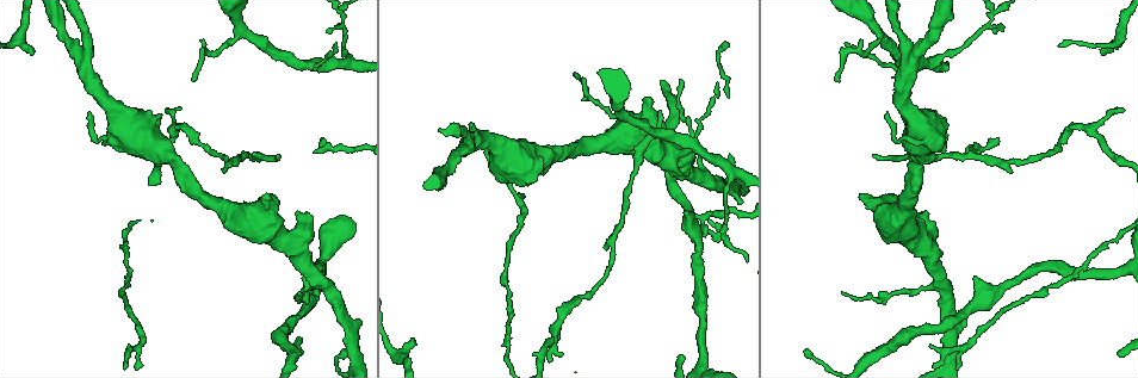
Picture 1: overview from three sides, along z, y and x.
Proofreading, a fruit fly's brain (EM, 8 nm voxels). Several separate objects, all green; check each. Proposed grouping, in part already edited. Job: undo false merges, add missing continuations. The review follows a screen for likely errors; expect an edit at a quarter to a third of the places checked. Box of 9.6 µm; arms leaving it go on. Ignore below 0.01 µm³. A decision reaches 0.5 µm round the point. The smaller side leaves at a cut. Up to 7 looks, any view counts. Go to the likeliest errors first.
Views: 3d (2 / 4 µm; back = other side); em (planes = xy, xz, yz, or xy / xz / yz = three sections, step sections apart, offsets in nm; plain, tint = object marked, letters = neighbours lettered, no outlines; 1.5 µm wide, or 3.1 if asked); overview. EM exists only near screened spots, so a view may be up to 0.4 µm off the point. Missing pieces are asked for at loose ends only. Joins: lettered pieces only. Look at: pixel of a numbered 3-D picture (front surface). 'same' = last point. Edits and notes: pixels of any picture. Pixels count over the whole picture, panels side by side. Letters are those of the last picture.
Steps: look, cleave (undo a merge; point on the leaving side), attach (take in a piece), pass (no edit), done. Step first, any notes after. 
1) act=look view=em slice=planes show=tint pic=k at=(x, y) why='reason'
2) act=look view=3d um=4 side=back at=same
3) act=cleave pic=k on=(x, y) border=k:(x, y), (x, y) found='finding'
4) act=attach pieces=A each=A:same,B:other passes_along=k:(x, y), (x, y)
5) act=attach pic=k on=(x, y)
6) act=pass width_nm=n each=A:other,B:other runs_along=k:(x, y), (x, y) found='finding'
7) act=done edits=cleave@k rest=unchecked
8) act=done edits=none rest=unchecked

act=look view=em slice=xz step=8 show=plain pic=1 at=(923, 212) why='thick end'

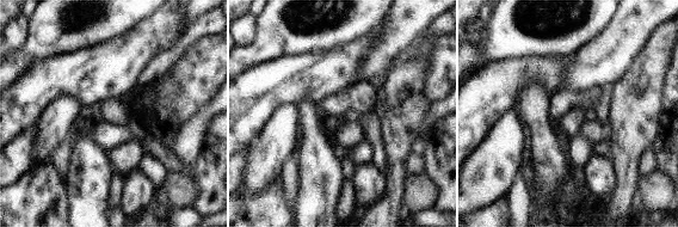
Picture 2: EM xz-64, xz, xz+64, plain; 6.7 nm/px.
act=look view=em slice=xz step=8 show=tint at=same

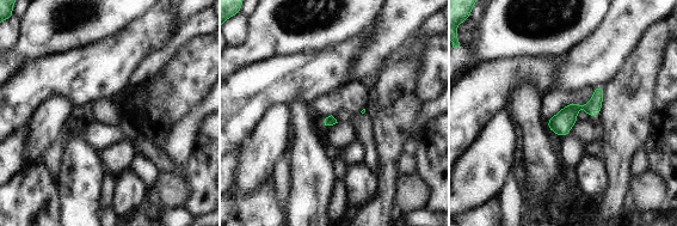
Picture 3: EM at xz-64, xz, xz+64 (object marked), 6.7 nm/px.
act=look view=em slice=xz step=8 show=letters at=same

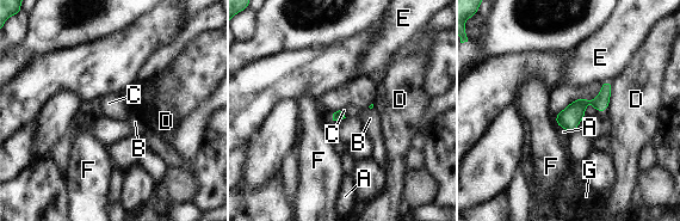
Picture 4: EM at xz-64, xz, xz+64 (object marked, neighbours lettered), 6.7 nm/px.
act=attach pieces=B each=A:other,B:same,C:other,D:other,E:other,F:other,G:other found='the cell continues'

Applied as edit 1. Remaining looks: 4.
act=look view=3d um=4 pic=1 at=(680, 82) why='end of a long branch'

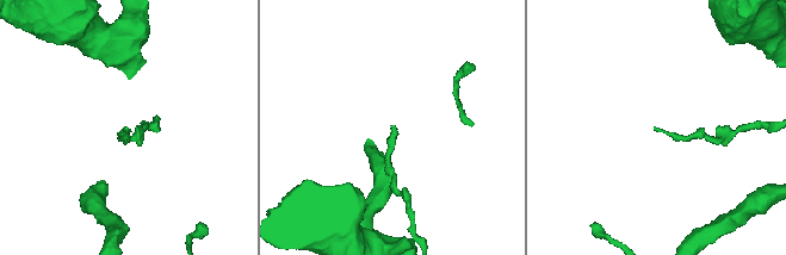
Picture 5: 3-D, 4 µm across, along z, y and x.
act=look view=em slice=planes show=letters pic=5 at=(127, 127) why='now the EM'

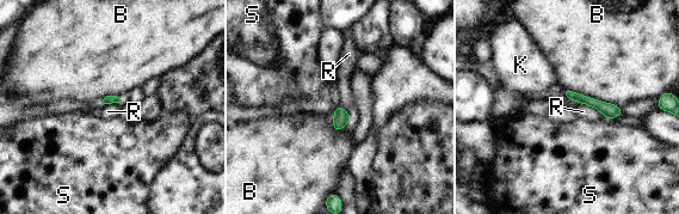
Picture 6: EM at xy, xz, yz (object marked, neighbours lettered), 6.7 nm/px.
act=pass each=B:other,K:other,R:other,S:other border=6:(563, 87), (611, 102), (619, 108) found='none of them fits'

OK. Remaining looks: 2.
act=look view=3d um=2 pic=1 at=(327, 31) why='free end'

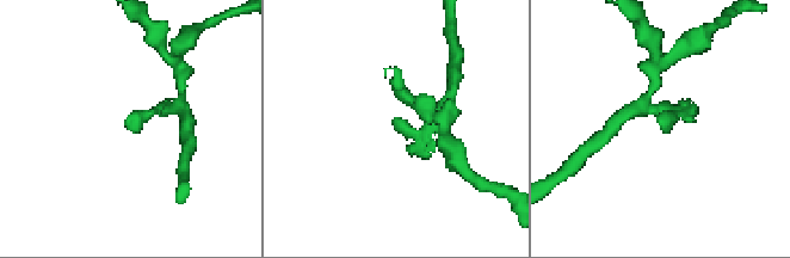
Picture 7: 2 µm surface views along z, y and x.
act=look view=em slice=planes show=letters pic=7 at=(128, 128) why='now the EM'

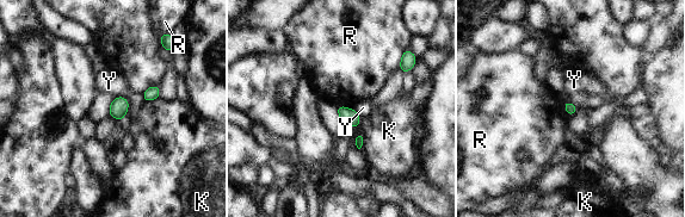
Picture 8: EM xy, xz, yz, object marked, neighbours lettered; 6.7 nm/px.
act=pass each=K:other,R:other,Y:other border=8:(401, 55), (401, 62), (397, 68) found='none of them fits'

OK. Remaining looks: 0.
act=done edits=attach@4 rest=unchecked

